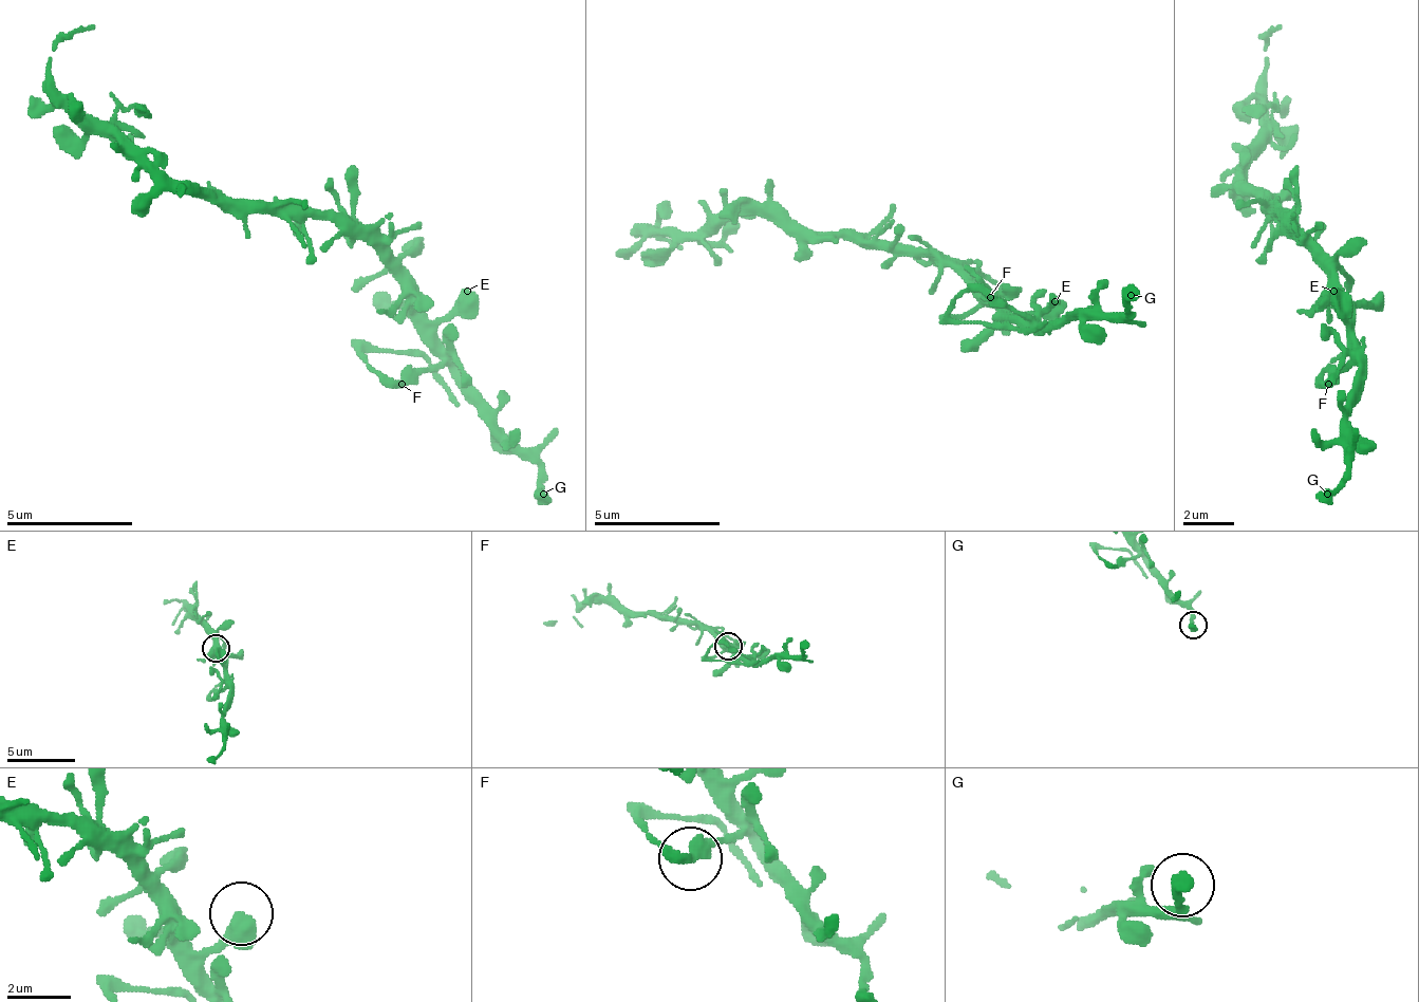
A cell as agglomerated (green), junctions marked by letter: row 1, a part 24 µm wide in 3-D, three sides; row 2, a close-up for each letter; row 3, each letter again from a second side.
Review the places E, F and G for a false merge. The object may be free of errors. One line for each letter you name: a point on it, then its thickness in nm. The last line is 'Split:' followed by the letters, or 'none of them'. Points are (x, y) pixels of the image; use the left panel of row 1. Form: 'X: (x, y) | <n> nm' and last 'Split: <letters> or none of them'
F: (402, 384) | 360 nm
Split: F

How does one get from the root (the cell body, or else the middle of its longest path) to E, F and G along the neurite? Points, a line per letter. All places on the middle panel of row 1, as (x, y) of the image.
E: (902, 251), (934, 251), (966, 282), (972, 282), (985, 295), (997, 295), (1016, 314), (1042, 314), (1055, 301)
F: (902, 251), (934, 251), (1016, 327), (1023, 320), (991, 295)
G: (902, 251), (934, 251), (1004, 314), (1016, 314), (1035, 327), (1061, 327), (1067, 320), (1118, 320), (1131, 295)

